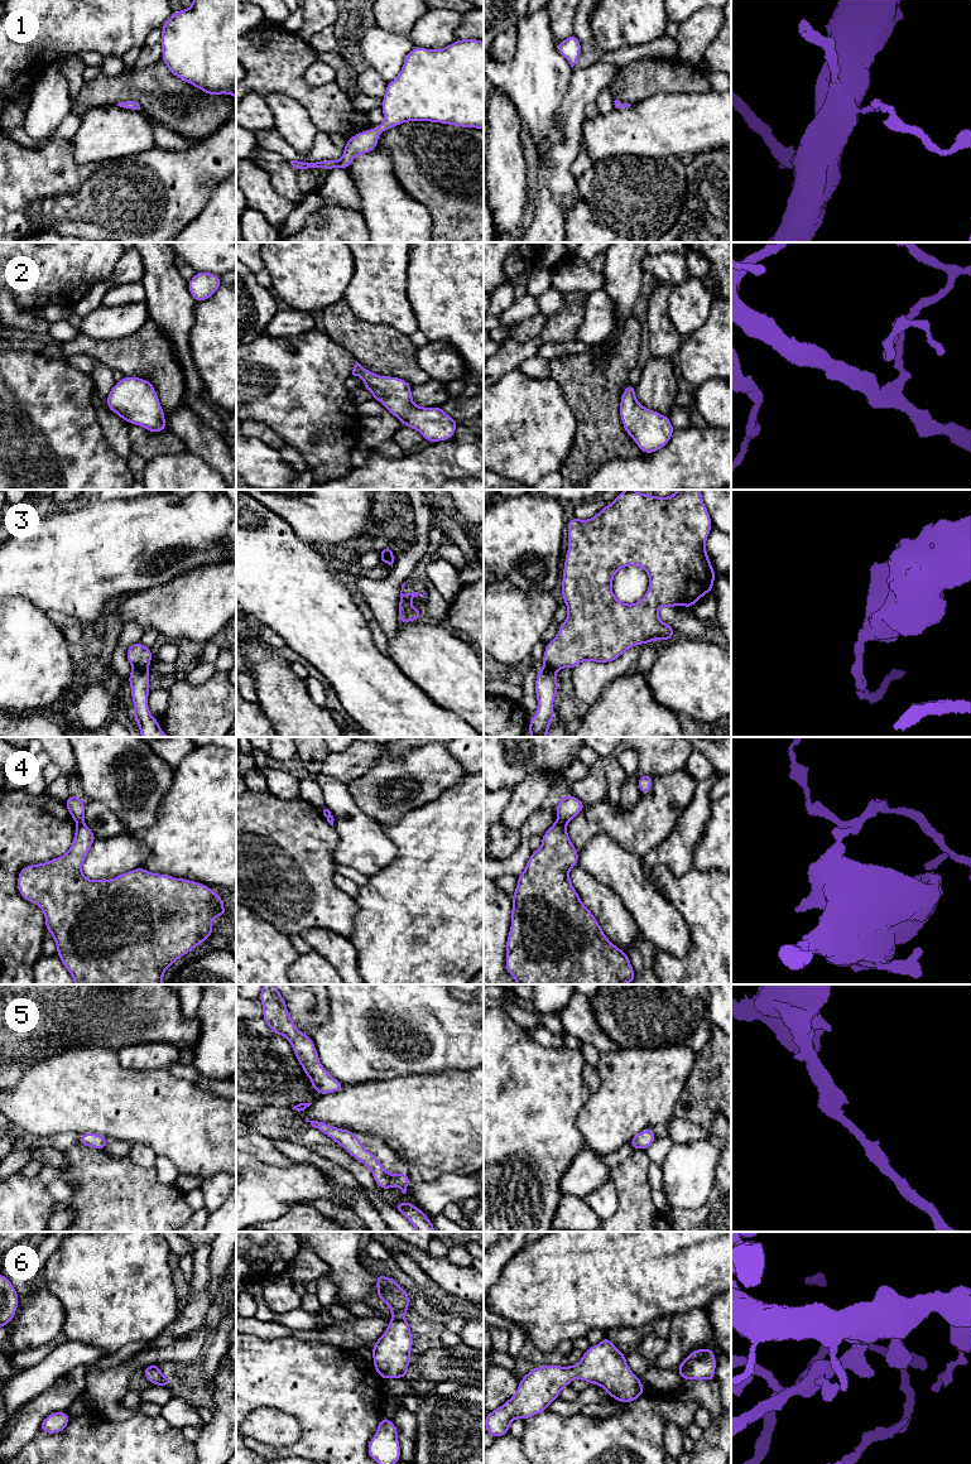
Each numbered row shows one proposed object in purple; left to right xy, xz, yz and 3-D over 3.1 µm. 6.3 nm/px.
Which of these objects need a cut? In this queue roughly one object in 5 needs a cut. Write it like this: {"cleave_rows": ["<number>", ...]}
{"cleave_rows": ["3", "4"]}

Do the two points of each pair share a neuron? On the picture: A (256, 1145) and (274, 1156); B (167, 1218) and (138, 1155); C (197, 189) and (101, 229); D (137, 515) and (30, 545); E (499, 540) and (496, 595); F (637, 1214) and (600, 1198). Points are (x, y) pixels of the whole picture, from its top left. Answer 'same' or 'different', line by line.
A: same
B: different
C: same
D: same
E: different
F: different

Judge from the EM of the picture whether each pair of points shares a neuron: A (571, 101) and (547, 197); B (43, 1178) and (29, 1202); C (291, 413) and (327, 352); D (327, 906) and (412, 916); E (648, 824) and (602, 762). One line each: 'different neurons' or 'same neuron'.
A: same neuron
B: different neurons
C: same neuron
D: different neurons
E: different neurons

